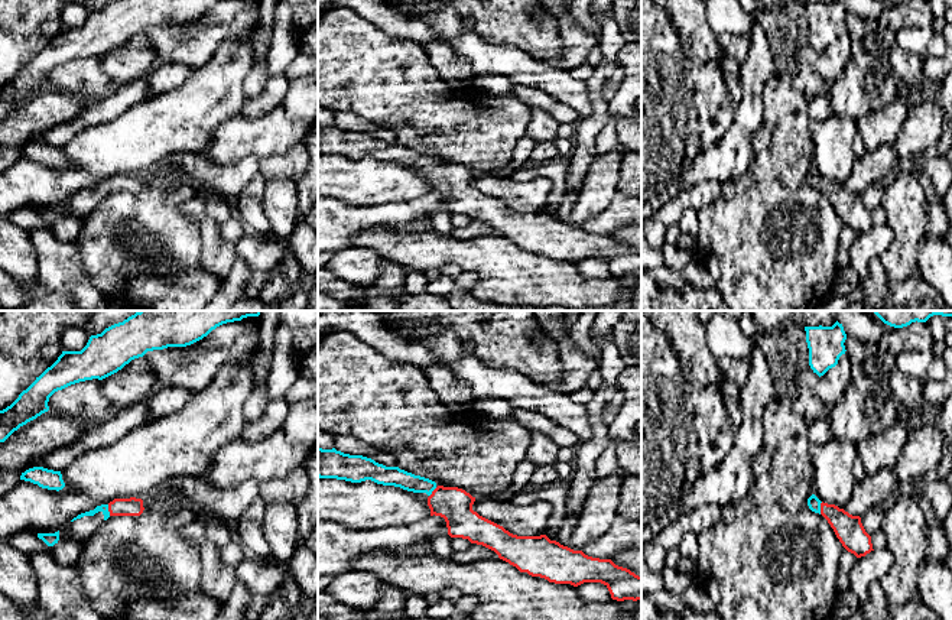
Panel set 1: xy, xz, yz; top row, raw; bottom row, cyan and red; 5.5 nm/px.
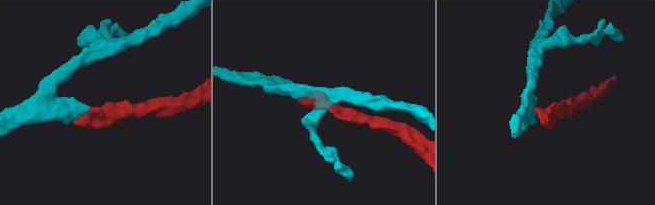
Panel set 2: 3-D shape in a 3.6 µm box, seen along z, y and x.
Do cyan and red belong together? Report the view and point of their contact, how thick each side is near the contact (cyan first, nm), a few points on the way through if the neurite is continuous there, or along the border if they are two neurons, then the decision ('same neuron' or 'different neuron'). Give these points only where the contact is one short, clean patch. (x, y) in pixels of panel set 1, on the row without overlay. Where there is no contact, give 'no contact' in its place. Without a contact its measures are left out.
contact yz (819, 184); calibres 70 and 160 nm; way yz (814, 179), (819, 184), (831, 188), (848, 205); same neuron

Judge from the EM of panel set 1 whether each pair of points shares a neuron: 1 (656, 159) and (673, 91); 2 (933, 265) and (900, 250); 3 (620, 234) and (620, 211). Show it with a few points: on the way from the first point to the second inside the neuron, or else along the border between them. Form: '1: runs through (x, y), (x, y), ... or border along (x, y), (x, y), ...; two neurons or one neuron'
1: runs through (656, 142), (656, 109); one neuron
2: border along (928, 230), (920, 242), (918, 272); two neurons
3: border along (626, 223), (608, 234); two neurons

